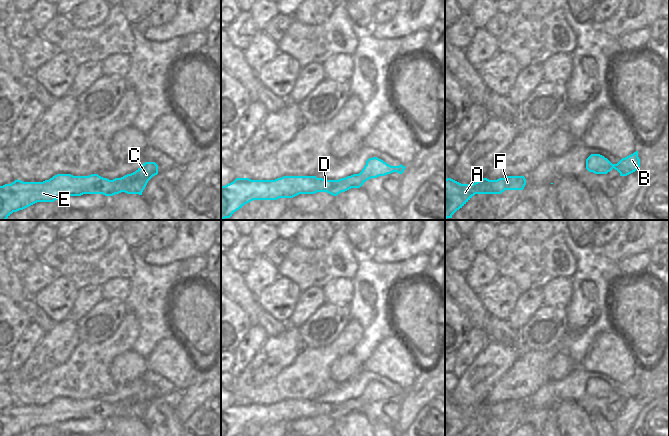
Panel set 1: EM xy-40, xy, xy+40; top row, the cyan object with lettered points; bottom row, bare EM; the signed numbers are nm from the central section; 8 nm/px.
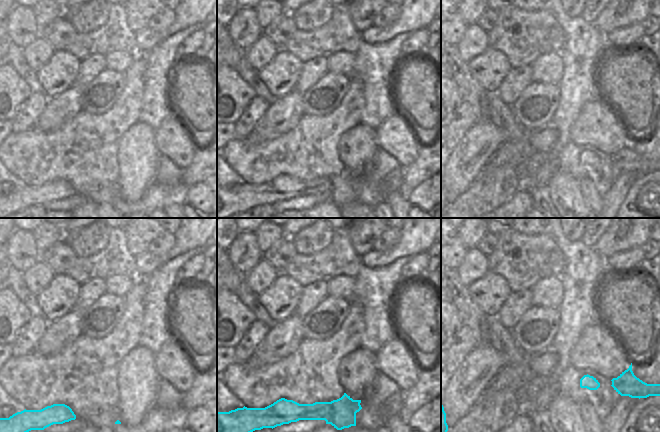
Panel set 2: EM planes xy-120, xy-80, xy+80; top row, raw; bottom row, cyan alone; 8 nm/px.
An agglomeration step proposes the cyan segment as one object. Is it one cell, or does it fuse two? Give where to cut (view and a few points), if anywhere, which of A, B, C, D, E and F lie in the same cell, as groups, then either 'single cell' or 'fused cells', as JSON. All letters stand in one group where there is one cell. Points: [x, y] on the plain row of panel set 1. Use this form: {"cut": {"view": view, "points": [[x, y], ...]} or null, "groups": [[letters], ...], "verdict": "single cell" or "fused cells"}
{"cut": null, "groups": [["A", "B", "C", "D", "E", "F"]], "verdict": "single cell"}

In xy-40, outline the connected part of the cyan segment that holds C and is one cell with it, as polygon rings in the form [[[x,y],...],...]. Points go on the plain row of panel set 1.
[[[145,386],[135,396],[113,404],[98,398],[57,398],[43,406],[23,406],[17,403],[11,408],[0,410],[0,436],[17,436],[37,426],[54,426],[83,418],[113,420],[125,416],[142,419],[148,405],[157,398],[158,389]]]

